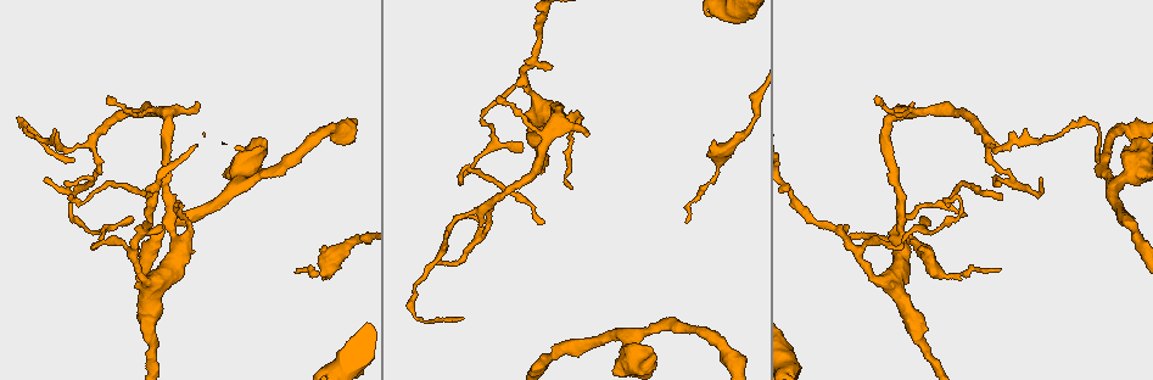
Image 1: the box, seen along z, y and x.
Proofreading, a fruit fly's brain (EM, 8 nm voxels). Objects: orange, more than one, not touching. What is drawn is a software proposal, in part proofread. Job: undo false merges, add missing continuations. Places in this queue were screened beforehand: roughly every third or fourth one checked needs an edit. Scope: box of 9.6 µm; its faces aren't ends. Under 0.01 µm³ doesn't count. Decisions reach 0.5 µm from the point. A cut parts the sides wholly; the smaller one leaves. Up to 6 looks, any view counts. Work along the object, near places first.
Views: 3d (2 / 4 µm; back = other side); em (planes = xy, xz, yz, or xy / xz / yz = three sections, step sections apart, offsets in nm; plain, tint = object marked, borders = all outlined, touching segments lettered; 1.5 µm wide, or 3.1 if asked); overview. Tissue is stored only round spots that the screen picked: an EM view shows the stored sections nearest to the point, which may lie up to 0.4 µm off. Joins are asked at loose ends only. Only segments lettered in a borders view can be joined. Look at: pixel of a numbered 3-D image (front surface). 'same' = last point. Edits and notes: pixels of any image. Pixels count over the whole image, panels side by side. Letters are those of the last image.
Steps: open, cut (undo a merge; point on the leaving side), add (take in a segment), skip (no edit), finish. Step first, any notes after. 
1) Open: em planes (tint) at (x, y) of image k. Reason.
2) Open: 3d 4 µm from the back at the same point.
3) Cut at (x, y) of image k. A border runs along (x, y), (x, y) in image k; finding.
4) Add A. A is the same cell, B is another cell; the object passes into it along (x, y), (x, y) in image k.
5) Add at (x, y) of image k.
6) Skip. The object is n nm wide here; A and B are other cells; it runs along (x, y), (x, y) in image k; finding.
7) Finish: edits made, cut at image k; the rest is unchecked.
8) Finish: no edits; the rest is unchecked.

Open: 3d 4 µm from the back at (848, 230) of image 1. Free end.

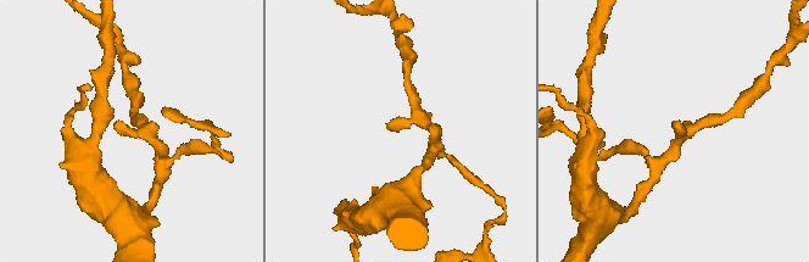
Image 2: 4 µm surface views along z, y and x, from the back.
Open: em planes (borders) at (116, 127) of image 2.

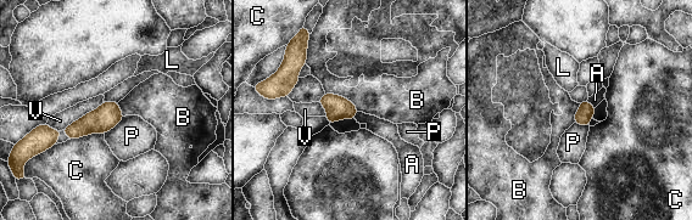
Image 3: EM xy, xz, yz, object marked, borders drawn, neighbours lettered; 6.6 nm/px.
Skip. The object is 110 nm wide here; A, B, C, L, P and V are other cells; a border runs along (325, 92), (344, 96), (358, 111) in image 3; none of them fits.

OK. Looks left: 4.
Open: em xz step 4 (borders) at (1090, 121) of image 1. Abrupt turn.

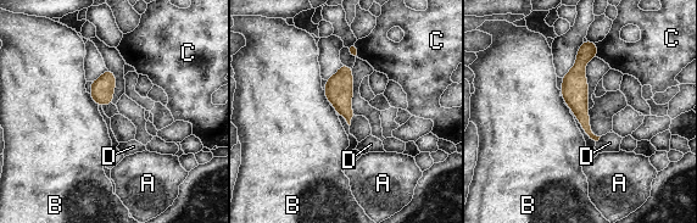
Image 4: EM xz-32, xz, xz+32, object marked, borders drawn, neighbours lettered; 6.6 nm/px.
Skip. A, B, C and D are other cells; a border runs along (323, 90), (330, 102) in image 4; one neuron here.

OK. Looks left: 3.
Open: em xz step 8 (borders) at (1132, 141) of image 1.

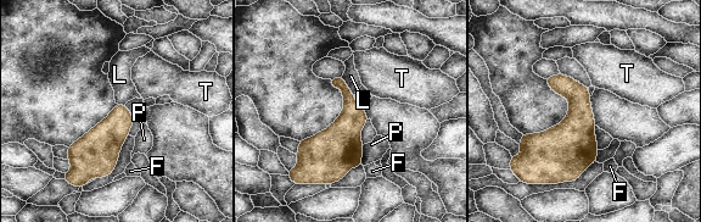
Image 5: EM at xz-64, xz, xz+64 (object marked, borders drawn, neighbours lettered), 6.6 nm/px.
Open: em planes (borders) at the same point. Cut it another way.

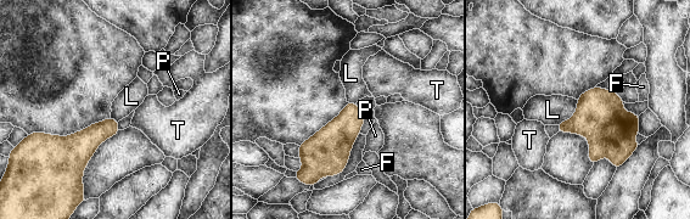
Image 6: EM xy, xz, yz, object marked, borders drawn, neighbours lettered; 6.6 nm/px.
Skip. F, L, P and T are other cells; a border runs along (578, 100), (576, 112), (557, 124) in image 6; none of them fits.

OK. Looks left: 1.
Finish: no edits; the rest is unchecked.

